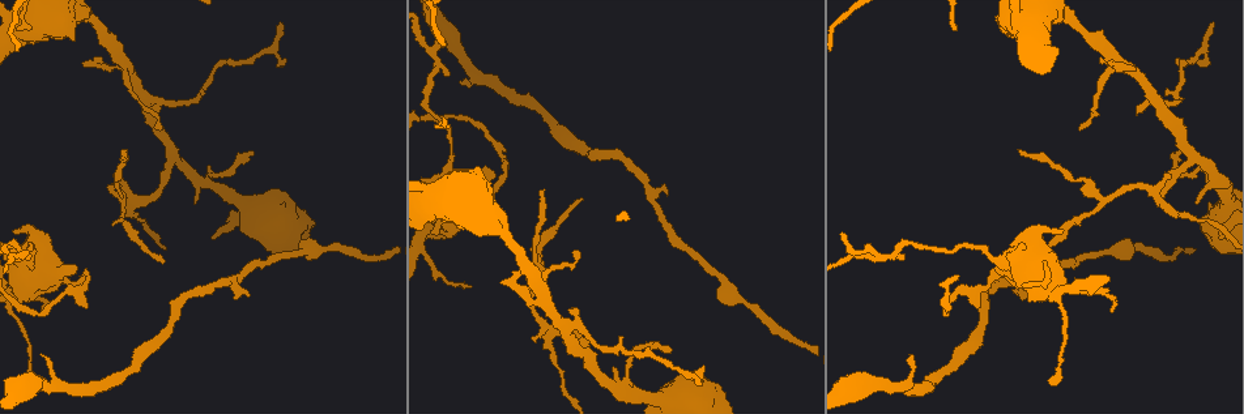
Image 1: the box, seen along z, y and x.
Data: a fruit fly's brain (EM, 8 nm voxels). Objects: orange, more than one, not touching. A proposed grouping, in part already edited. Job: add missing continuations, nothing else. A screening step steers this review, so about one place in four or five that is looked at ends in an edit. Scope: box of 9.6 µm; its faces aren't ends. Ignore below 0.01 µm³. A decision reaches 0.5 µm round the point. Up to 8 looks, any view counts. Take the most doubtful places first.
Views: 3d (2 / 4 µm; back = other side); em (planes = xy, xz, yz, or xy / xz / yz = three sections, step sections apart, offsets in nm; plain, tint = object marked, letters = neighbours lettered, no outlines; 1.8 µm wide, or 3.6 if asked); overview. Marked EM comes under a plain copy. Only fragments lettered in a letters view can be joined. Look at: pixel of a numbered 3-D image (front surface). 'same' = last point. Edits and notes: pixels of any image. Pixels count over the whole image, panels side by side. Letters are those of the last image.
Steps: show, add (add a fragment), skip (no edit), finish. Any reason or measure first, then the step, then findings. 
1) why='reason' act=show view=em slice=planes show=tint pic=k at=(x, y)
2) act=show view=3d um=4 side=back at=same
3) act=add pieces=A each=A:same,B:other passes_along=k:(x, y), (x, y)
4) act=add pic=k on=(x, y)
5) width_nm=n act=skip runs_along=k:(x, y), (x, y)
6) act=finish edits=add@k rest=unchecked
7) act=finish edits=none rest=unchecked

why='free end' act=show view=3d um=4 pic=1 at=(156, 109)

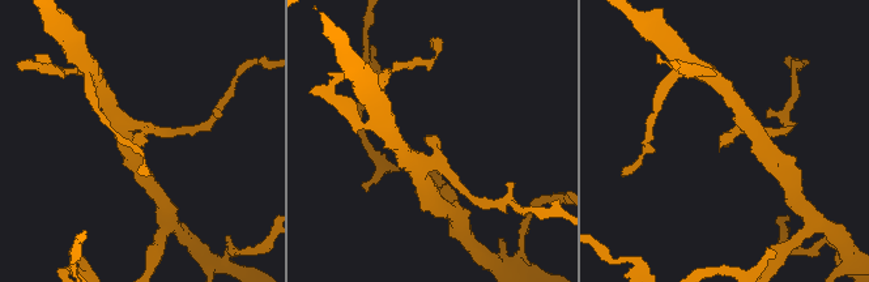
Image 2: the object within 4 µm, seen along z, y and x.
why='need the tissue' act=show view=em slice=planes show=letters pic=2 at=(429, 137)

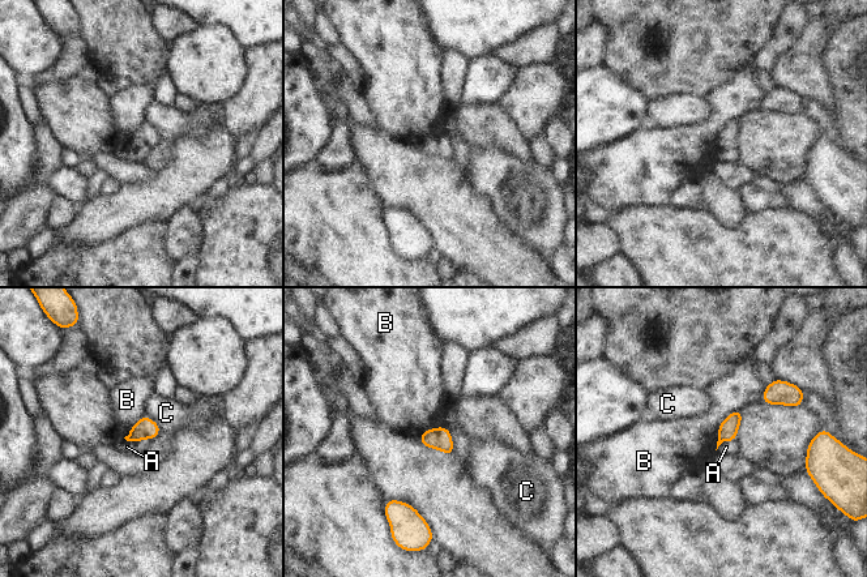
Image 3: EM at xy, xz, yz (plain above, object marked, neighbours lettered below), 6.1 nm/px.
act=add pieces=A each=A:same,B:other,C:other passes_along=3:(145, 428), (136, 441), (127, 447) found='the neuron continues'

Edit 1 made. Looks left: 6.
why='sharp bend' act=show view=em slice=xy step=16 show=letters pic=1 at=(228, 174)

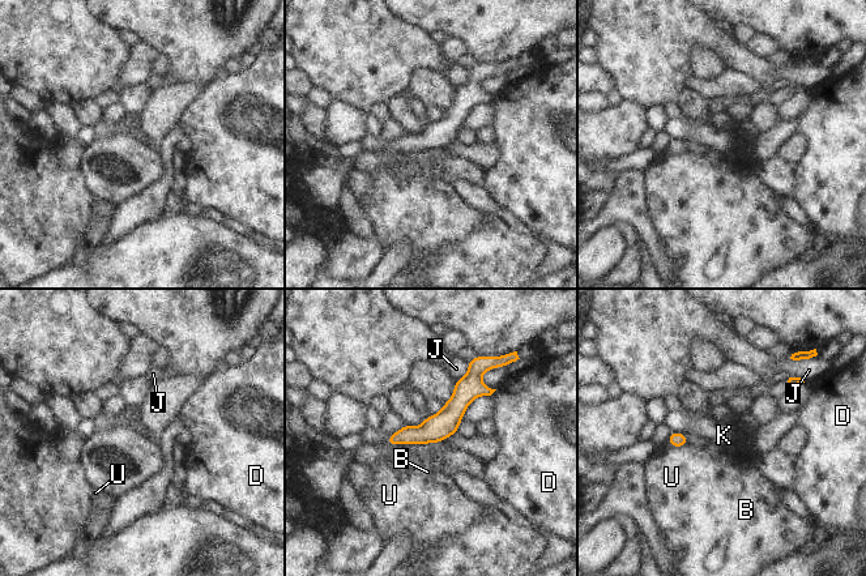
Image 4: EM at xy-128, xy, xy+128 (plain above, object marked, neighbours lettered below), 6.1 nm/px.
act=skip each=B:other,D:other,J:other,K:other,U:other border=4:(672, 431), (682, 432) found='none of them fits'

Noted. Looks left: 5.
act=finish edits=add@3 rest=unchecked

